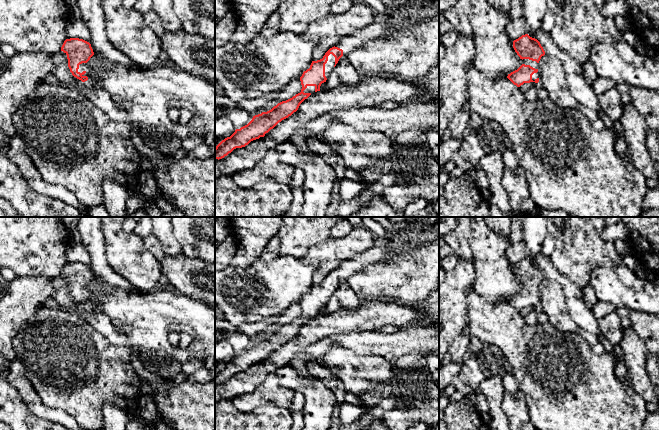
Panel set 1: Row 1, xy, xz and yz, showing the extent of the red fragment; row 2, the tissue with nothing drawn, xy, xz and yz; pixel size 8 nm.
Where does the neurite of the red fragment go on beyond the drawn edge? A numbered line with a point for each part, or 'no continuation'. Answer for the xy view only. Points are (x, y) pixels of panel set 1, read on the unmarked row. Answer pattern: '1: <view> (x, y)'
1: xy (82, 291)

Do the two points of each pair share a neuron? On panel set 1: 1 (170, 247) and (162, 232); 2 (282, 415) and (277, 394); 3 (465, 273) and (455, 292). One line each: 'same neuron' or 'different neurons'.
1: same neuron
2: different neurons
3: same neuron

